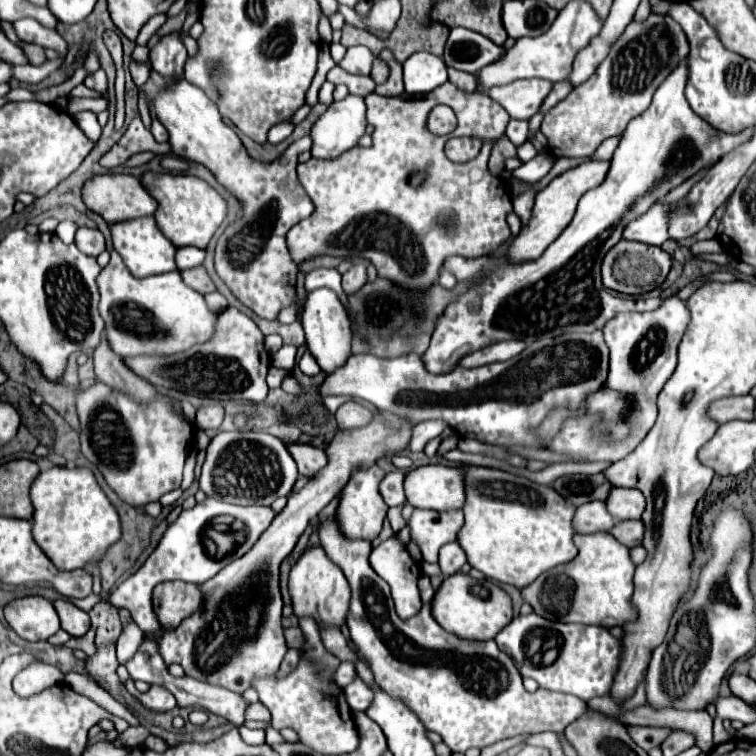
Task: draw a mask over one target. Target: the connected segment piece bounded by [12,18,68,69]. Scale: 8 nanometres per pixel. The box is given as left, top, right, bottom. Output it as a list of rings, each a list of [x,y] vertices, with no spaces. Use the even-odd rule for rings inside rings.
[[[20,18],[12,26],[20,40],[40,44],[42,48],[51,48],[59,52],[58,69],[60,68],[67,55],[68,44],[56,30],[45,28],[34,18]]]

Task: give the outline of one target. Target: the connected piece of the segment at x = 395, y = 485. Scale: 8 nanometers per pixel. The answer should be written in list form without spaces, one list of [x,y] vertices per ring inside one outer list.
[[[396,470],[386,474],[386,478],[380,484],[382,498],[388,506],[402,506],[406,502],[406,492],[404,492],[404,472]]]

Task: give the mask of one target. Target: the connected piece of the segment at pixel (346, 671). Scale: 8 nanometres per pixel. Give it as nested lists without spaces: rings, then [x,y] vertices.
[[[340,662],[340,666],[338,666],[338,670],[336,670],[336,682],[338,682],[338,686],[348,686],[350,682],[354,682],[356,680],[356,670],[354,670],[354,664],[352,662],[348,662],[348,664],[344,664],[344,662]]]

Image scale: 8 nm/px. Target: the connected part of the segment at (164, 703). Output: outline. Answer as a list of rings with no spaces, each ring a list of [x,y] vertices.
[[[128,680],[124,686],[130,694],[138,698],[150,710],[166,712],[166,710],[176,708],[176,698],[162,686],[150,686],[150,690],[146,694],[139,693],[136,690],[133,680]]]

